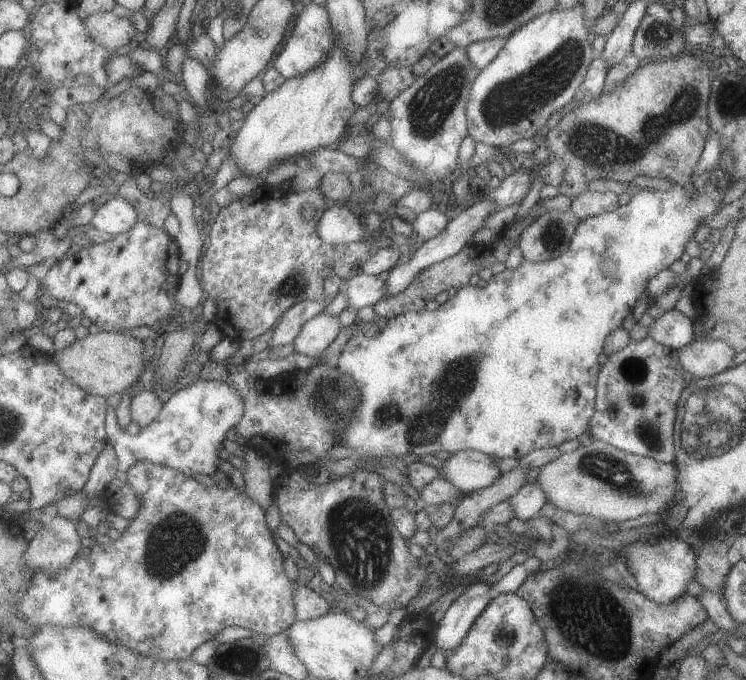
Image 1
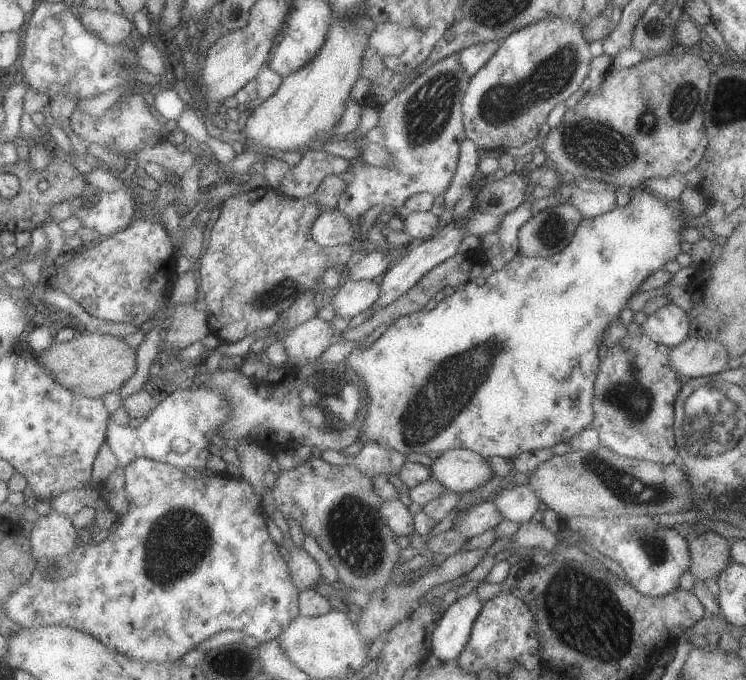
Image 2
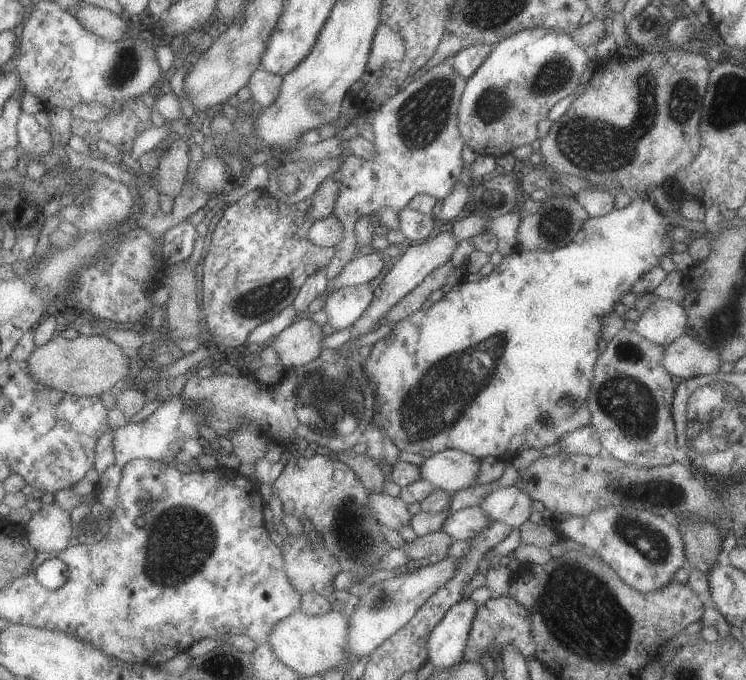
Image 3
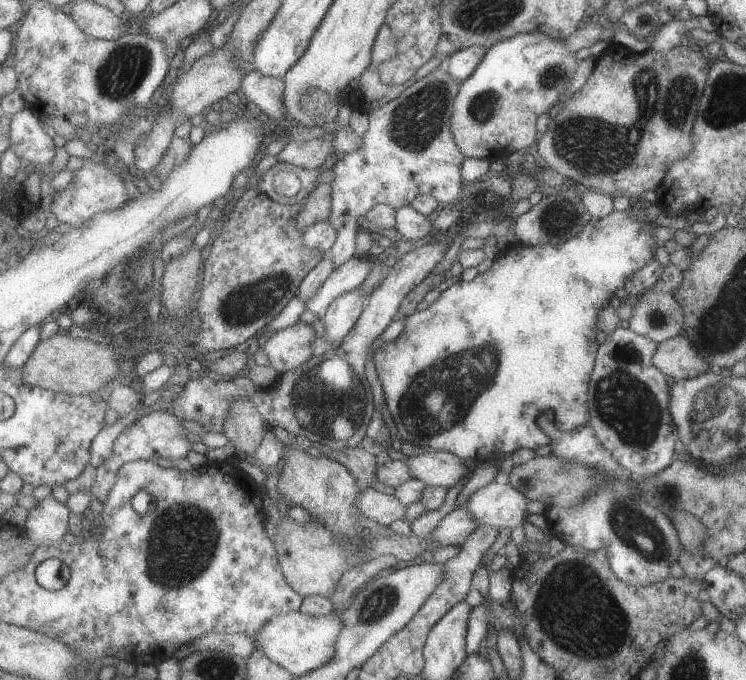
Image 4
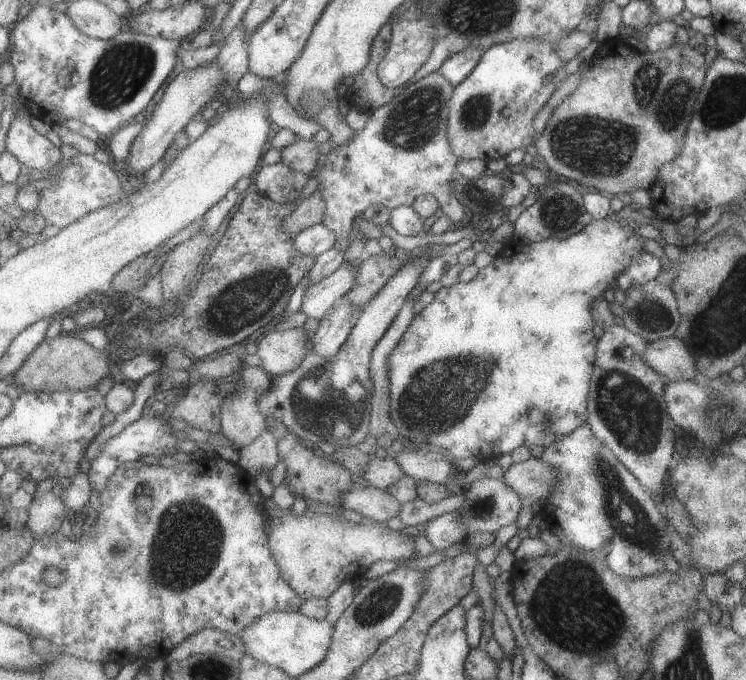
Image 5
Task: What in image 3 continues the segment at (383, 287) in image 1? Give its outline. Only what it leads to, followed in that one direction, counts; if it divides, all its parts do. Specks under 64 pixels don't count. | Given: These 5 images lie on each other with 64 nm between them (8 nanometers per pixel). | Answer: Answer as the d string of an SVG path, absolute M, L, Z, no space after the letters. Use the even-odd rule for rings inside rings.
M363 283L357 286L346 286L333 291L326 301L325 312L328 322L336 331L354 324L371 306L375 298L371 284Z

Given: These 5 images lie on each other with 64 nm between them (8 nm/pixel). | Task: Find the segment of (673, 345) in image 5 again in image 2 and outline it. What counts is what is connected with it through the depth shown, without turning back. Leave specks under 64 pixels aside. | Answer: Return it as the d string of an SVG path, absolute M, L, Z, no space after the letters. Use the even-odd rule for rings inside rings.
M687 337L681 344L670 348L668 365L681 379L688 380L725 371L728 360L725 347L718 340Z

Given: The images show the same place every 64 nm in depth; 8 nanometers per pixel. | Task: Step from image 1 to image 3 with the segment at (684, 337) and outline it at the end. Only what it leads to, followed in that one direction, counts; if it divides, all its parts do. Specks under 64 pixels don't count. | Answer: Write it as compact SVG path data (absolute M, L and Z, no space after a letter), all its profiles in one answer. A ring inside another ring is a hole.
M655 297L656 300L635 321L634 331L649 342L668 345L684 334L689 316L680 304Z

